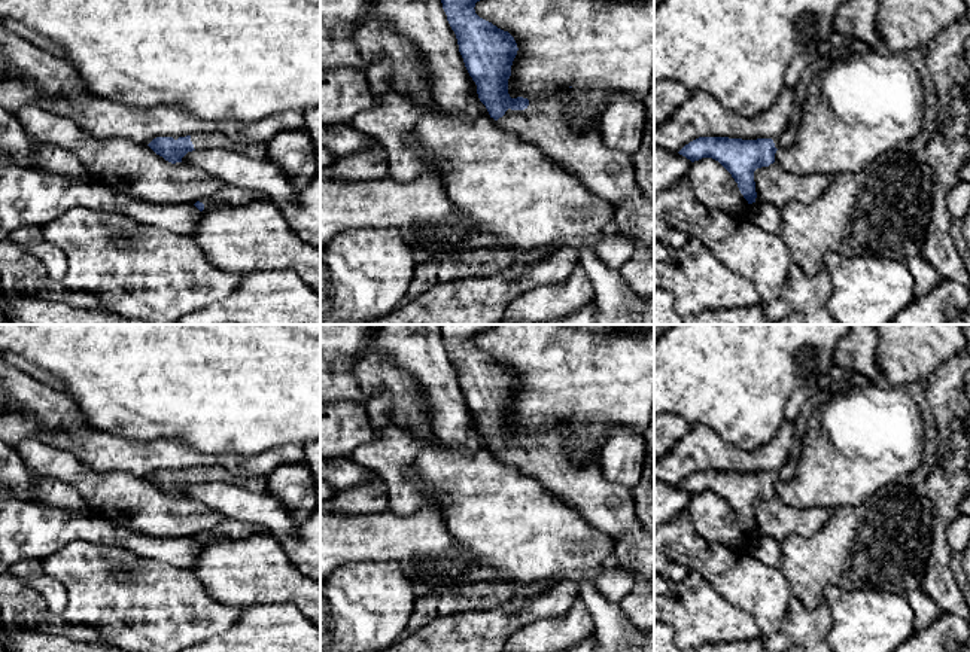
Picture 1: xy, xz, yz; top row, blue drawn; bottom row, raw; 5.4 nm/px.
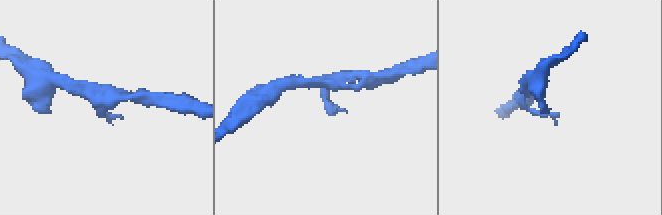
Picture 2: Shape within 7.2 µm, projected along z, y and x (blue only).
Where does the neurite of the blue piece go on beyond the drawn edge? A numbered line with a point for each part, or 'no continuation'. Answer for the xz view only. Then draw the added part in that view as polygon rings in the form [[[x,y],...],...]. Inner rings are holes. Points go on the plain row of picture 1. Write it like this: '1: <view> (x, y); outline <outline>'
1: xz (610, 508); outline [[[554,429],[541,433],[529,433],[524,444],[508,442],[498,458],[535,478],[556,497],[571,506],[583,520],[597,530],[615,539],[612,560],[636,581],[647,581],[654,587],[654,533],[644,528],[635,514],[635,493],[624,485],[608,482],[599,467],[599,460],[586,460],[575,464],[565,447],[571,432]]]

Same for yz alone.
1: yz (788, 469); outline [[[797,438],[796,448],[794,448],[791,457],[787,460],[787,463],[779,470],[772,472],[776,482],[788,481],[794,476],[797,463],[799,463],[799,457],[800,457],[800,451],[802,451],[802,445],[803,445],[802,438]]]

